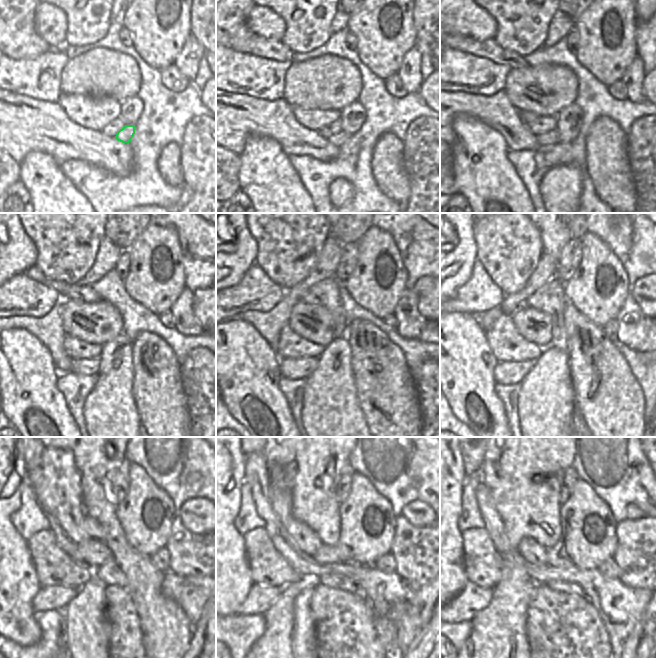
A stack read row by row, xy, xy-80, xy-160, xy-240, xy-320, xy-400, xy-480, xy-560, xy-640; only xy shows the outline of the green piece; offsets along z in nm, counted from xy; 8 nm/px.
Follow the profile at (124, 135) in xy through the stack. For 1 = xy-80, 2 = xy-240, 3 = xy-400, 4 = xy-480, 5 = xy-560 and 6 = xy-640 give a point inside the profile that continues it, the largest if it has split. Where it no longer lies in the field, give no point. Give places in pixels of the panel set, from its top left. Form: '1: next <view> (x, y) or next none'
1: next xy-80 (340, 138)
2: next xy-240 (80, 366)
3: next xy-400 (509, 373)
4: next xy-480 (47, 598)
5: next xy-560 (259, 598)
6: next xy-640 (473, 598)

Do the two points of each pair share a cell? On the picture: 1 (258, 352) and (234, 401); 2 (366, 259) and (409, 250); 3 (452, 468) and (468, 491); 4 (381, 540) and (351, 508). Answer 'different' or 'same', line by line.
1: same
2: different
3: different
4: same

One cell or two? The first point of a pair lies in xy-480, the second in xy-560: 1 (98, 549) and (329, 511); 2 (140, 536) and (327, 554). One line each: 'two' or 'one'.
1: two
2: one

